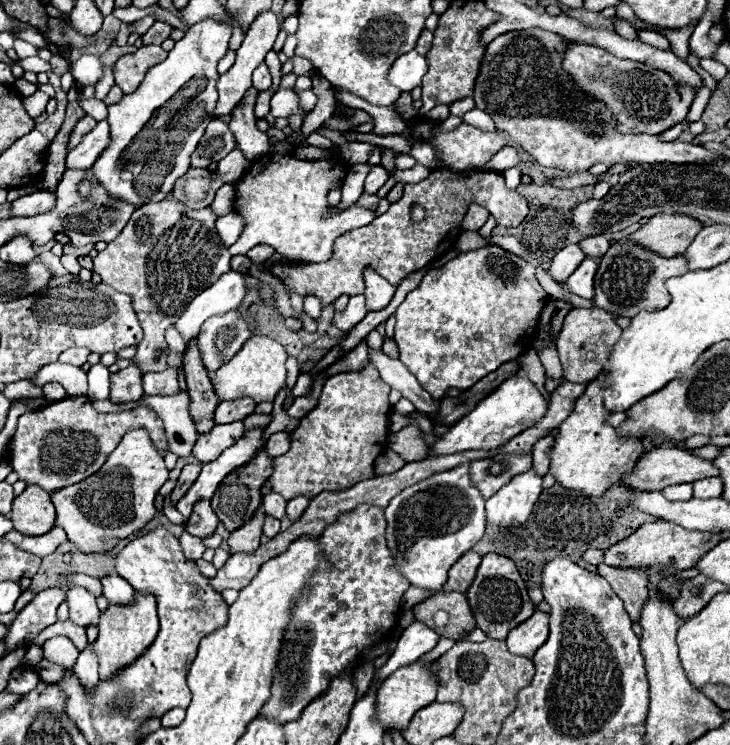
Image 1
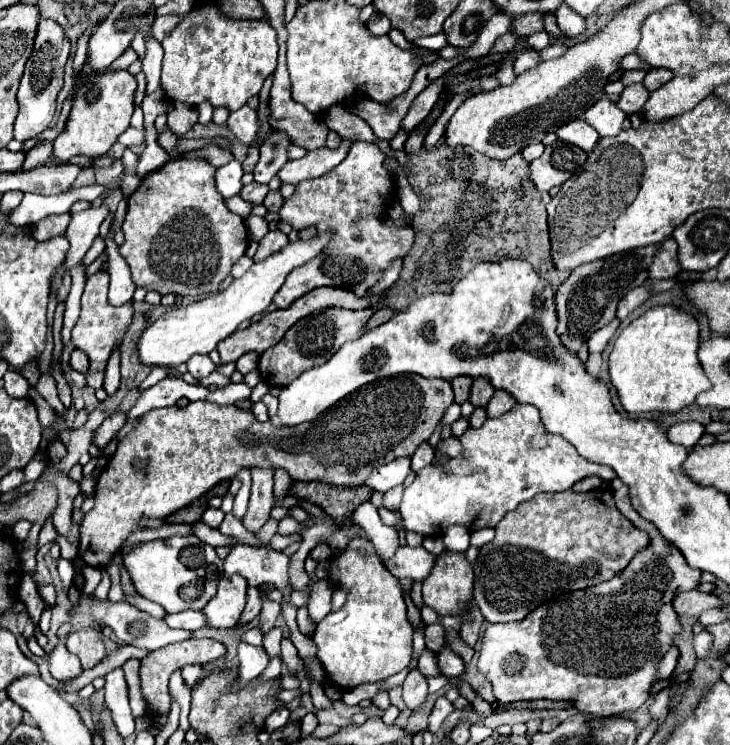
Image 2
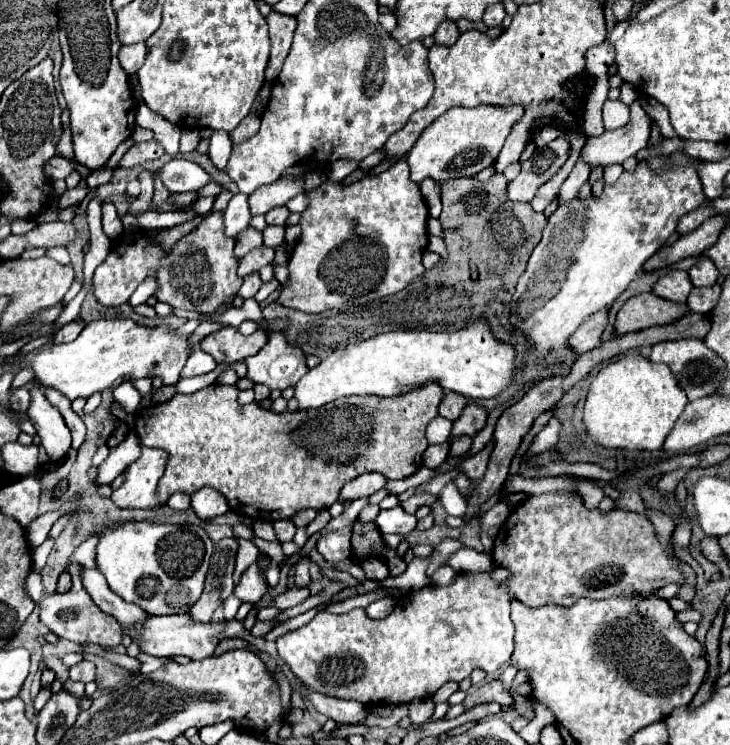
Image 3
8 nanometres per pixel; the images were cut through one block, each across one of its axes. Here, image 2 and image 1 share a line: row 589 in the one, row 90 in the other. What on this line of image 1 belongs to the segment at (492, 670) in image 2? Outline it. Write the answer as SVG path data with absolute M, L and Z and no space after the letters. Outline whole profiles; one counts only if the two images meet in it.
M572 42L564 54L564 70L576 80L576 84L580 84L580 88L594 92L594 96L606 102L610 112L618 116L618 132L624 134L662 134L674 124L686 120L690 104L696 96L692 86L674 82L672 76L668 76L664 70L650 68L642 62L622 60L602 48L578 42Z

